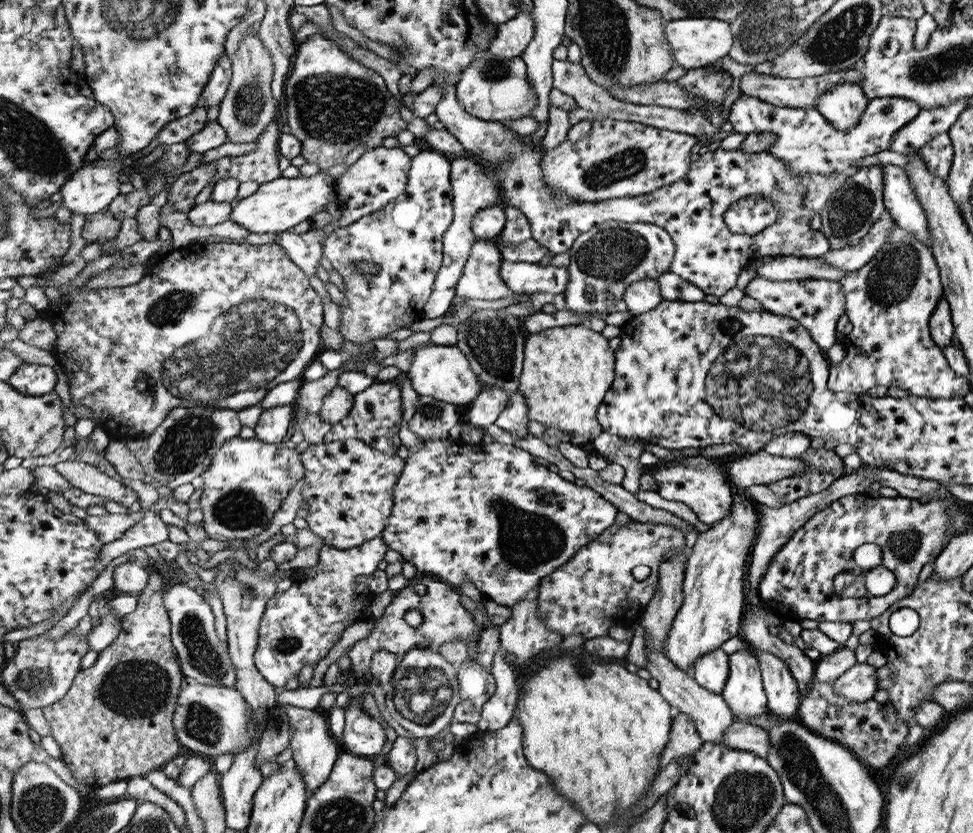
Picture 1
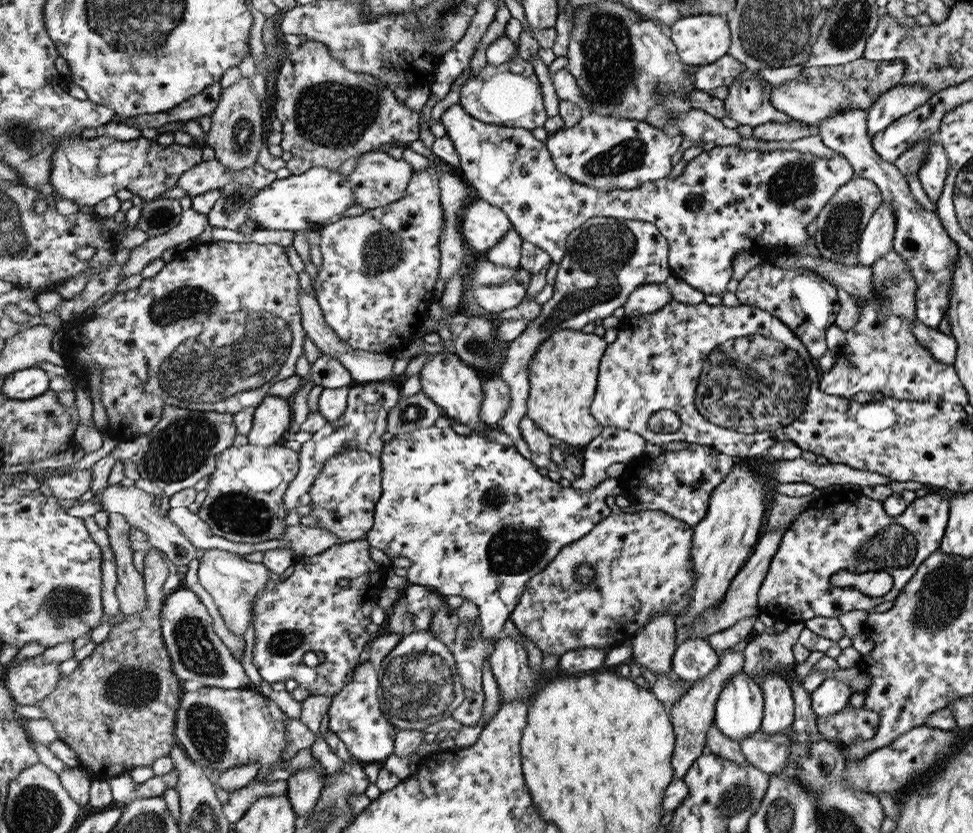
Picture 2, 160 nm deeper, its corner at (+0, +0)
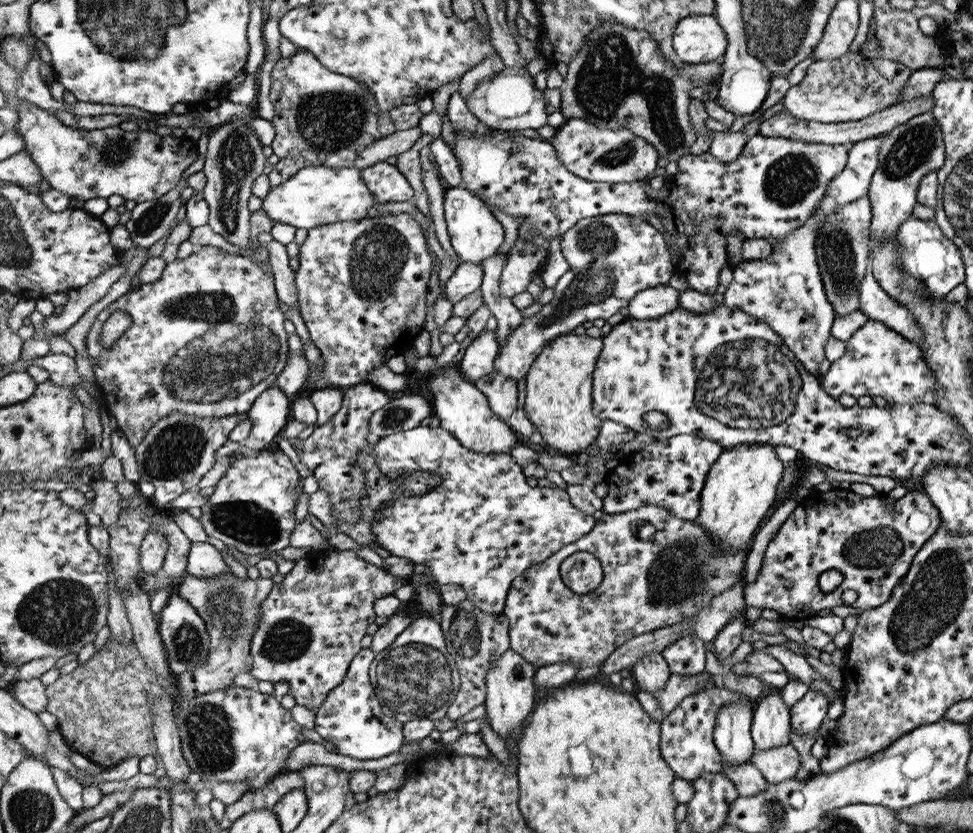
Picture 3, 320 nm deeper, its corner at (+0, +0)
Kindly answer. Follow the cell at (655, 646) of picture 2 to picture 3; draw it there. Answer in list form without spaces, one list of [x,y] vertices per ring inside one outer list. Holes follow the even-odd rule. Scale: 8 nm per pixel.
[[[661,652],[641,658],[632,668],[635,692],[645,690],[655,696],[660,692],[672,675]]]

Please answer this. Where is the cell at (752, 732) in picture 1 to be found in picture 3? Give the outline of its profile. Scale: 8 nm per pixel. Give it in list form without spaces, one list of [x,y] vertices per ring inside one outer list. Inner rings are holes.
[[[792,744],[768,750],[754,750],[749,762],[761,770],[769,784],[780,784],[795,778],[801,767],[801,756]]]

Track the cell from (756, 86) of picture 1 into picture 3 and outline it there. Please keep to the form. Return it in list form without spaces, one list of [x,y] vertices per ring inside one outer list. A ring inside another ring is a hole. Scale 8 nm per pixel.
[[[848,52],[847,55],[842,55],[837,59],[814,60],[808,66],[804,79],[788,89],[782,102],[786,112],[798,120],[818,123],[860,121],[894,106],[912,72],[912,69],[900,61],[892,61],[884,57],[867,57],[858,52]]]

